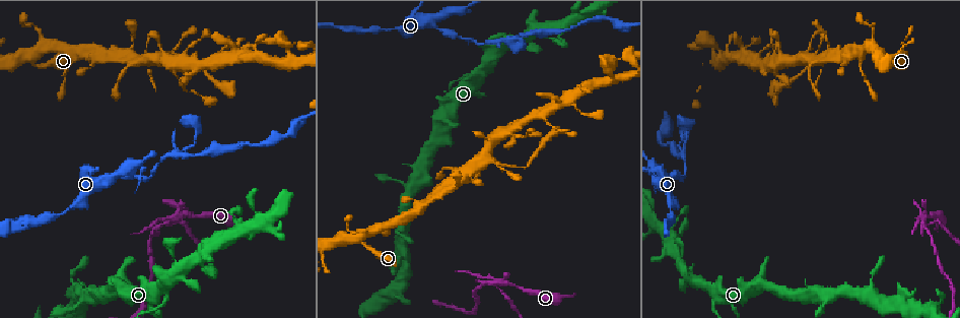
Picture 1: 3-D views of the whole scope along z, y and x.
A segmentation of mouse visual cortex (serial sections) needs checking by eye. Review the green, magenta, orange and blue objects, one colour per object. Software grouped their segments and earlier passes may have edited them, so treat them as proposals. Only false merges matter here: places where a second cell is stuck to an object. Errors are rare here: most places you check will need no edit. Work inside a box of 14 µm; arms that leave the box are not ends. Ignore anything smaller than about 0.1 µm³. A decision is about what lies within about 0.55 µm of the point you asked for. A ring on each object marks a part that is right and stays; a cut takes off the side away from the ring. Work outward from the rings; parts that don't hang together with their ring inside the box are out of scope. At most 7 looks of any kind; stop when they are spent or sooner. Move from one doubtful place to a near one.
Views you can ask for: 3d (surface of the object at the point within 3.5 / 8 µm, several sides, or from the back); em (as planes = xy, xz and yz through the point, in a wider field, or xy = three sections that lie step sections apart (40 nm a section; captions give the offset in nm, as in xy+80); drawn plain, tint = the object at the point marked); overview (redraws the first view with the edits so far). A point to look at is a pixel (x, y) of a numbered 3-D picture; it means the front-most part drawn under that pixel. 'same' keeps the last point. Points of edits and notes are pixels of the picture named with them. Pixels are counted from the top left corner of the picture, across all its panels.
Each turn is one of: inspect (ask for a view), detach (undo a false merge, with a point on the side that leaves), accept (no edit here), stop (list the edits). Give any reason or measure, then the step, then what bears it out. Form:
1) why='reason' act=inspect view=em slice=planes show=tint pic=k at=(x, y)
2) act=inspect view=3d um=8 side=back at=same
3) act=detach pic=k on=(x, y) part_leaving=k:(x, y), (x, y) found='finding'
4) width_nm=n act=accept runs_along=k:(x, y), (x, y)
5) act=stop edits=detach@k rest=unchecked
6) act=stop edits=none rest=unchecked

why='a narrow waist' act=inspect view=3d um=3.5 pic=1 at=(521, 167)

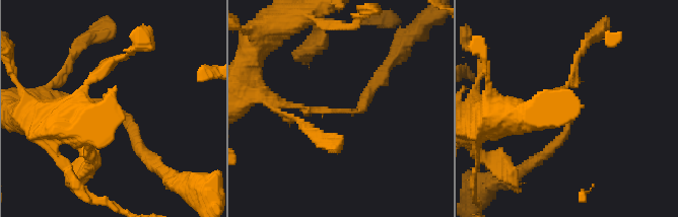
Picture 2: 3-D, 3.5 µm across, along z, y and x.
arm_widths_nm=150,150 act=inspect view=em slice=planes show=tint pic=2 at=(341, 109)

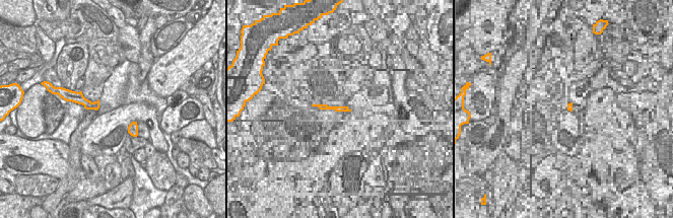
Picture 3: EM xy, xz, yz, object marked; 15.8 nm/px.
act=inspect view=em slice=xy step=5 show=tint at=same

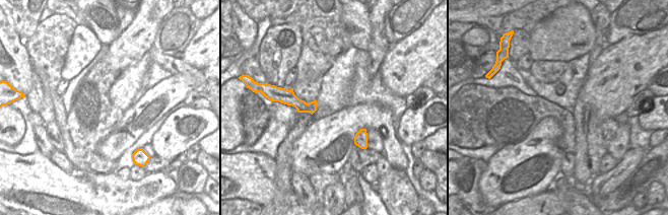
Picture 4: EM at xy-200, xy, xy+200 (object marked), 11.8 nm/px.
act=accept runs_along=2:(54, 95), (110, 107), (147, 158) found='all the same cell'

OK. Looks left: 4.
why='two arms in line, one across' act=inspect view=3d um=8 pic=1 at=(183, 153)

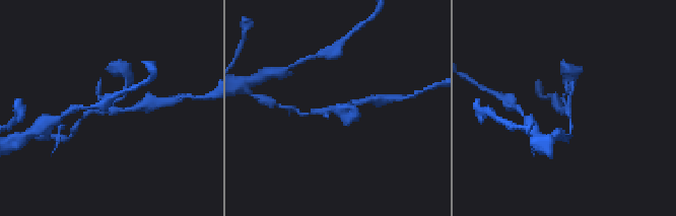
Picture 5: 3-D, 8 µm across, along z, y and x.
act=inspect view=em slice=xy step=5 show=tint pic=5 at=(110, 109)

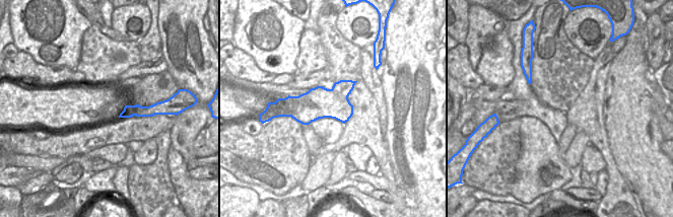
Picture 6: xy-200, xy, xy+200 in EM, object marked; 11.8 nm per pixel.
act=accept runs_along=5:(313, 114), (367, 99) found='all the same cell'

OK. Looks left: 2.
act=stop edits=none rest=unchecked

